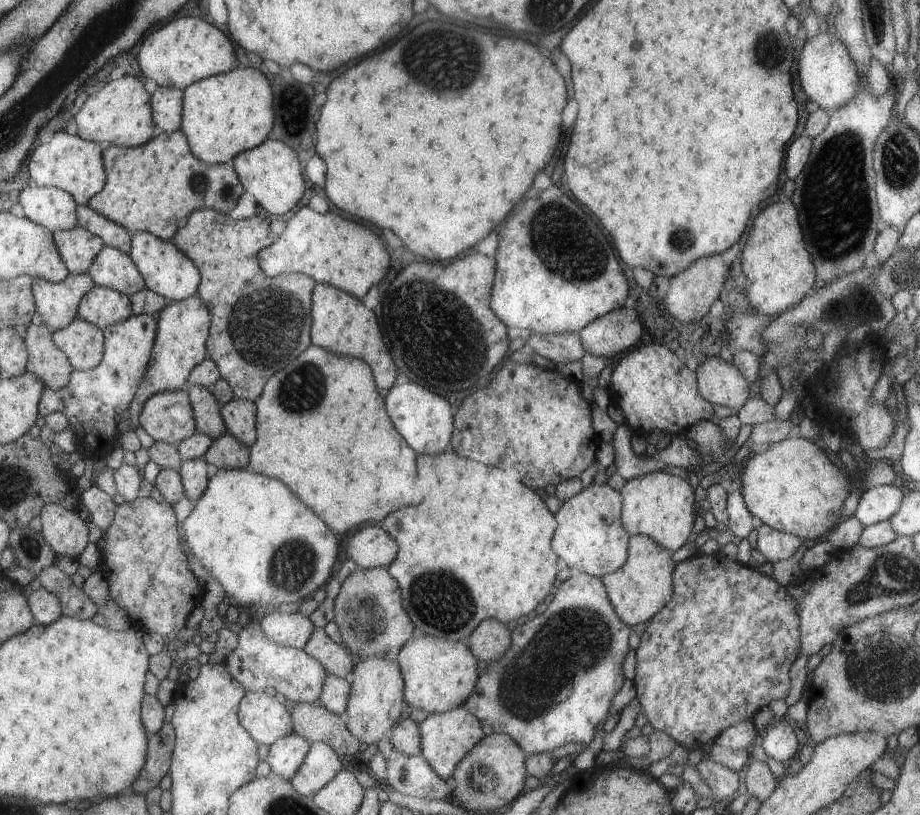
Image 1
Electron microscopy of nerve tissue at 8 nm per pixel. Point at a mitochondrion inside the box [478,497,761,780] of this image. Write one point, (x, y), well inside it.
(573, 644)

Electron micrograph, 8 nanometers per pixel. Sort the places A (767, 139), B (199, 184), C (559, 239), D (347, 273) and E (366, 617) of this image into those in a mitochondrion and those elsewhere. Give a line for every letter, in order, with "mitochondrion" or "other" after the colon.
A: other
B: mitochondrion
C: mitochondrion
D: other
E: mitochondrion

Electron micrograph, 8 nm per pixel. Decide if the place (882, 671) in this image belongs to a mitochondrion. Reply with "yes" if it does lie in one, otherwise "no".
yes

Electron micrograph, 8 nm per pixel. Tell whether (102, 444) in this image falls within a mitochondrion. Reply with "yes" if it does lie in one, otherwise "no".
no

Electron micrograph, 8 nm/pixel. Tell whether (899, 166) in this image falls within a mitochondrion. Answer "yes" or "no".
yes

